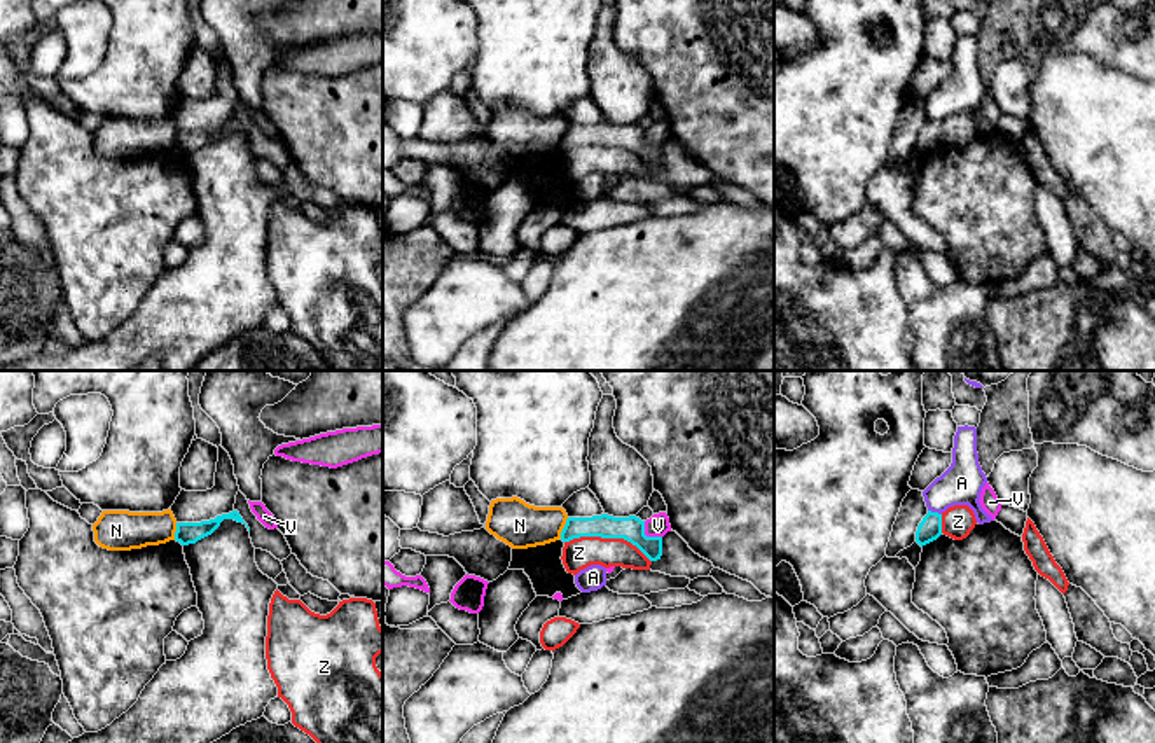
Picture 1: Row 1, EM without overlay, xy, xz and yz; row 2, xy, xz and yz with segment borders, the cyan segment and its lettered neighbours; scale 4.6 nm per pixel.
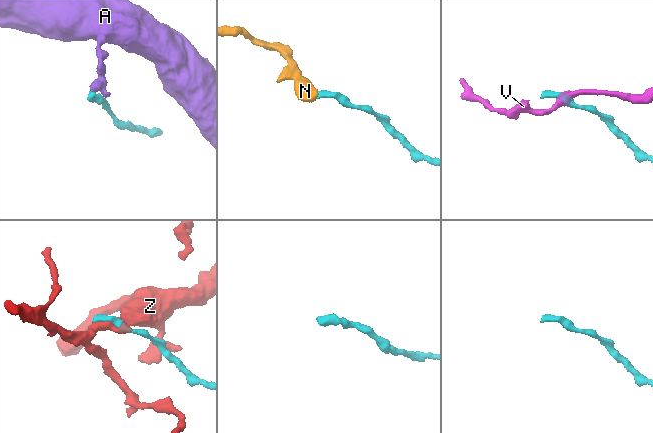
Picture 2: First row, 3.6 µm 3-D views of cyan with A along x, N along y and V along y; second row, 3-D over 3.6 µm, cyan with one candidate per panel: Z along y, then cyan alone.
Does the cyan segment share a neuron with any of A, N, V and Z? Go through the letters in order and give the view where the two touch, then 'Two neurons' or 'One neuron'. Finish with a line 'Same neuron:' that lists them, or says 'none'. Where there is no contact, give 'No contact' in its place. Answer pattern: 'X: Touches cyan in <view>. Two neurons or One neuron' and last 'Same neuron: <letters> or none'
A: Touches cyan in yz. Two neurons
N: Touches cyan in xz. Two neurons
V: Touches cyan in xz. Two neurons
Z: Touches cyan in xz. Two neurons
Same neuron: none

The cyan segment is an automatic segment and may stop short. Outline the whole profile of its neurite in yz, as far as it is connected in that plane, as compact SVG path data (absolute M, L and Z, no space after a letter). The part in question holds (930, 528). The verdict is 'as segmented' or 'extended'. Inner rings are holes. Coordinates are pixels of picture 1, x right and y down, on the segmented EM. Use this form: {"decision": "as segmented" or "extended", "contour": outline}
{"decision": "as segmented", "contour": "M928 510L916 531L916 542L923 547L942 535L942 514Z"}

